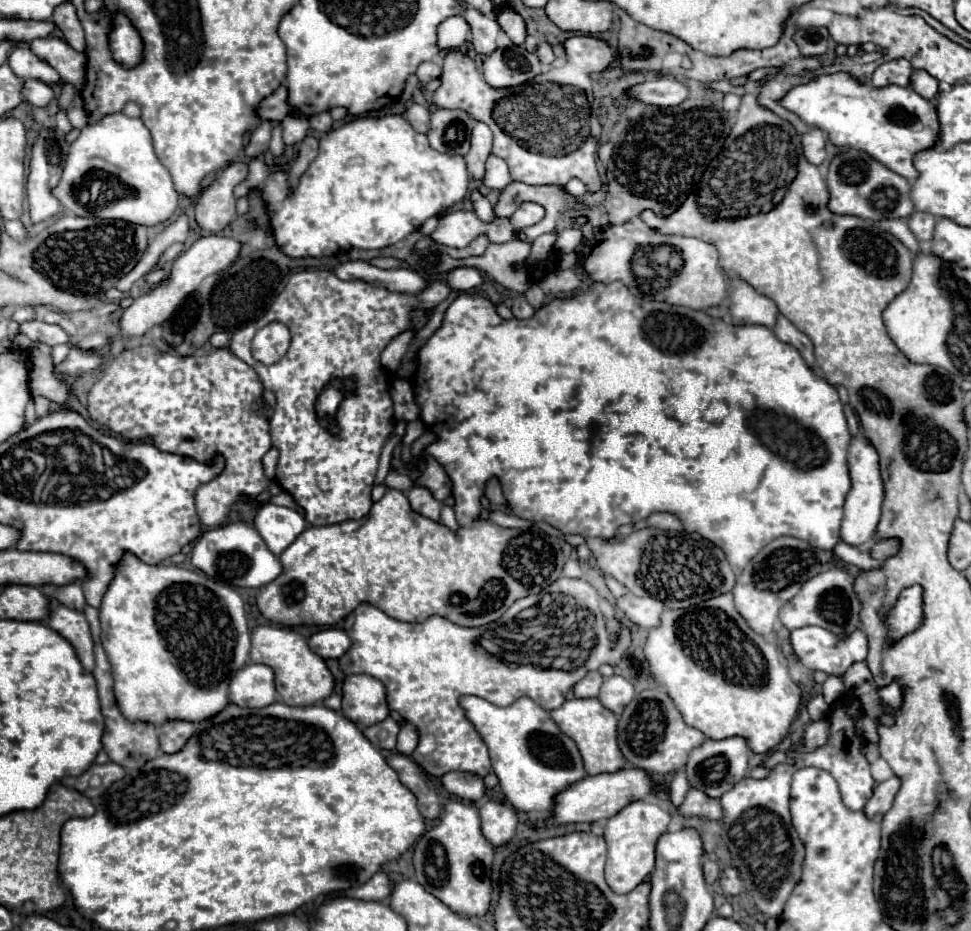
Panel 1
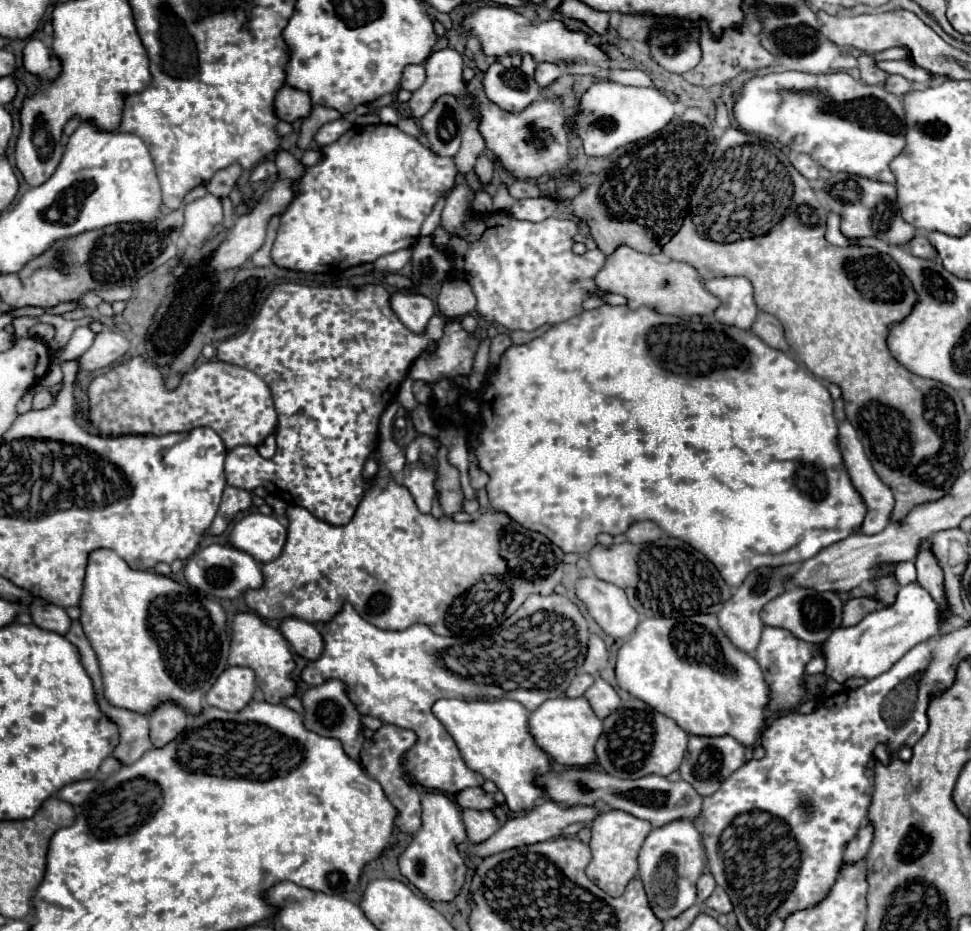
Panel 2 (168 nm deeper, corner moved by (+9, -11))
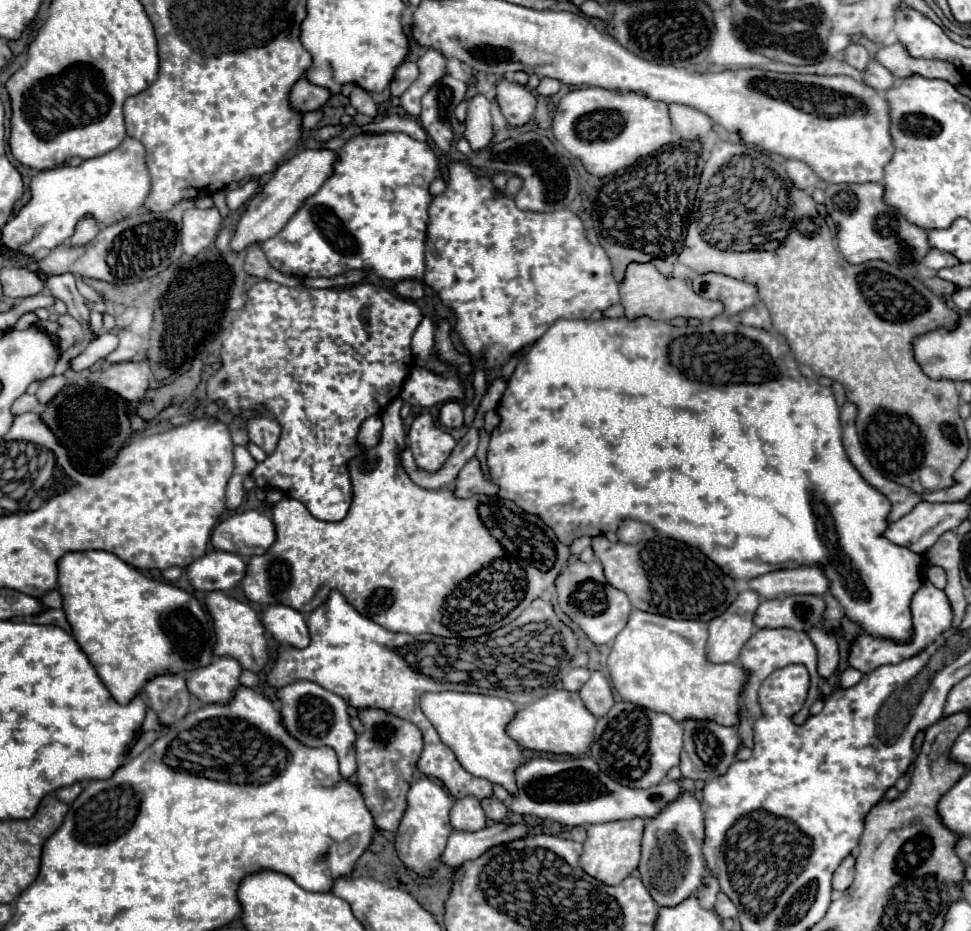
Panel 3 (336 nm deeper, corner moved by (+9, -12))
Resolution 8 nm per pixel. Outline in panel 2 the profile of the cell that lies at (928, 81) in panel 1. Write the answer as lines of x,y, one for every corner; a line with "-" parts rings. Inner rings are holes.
888,75
886,81
884,81
884,89
888,93
894,93
894,95
902,97
902,95
906,95
912,89
912,85
902,75

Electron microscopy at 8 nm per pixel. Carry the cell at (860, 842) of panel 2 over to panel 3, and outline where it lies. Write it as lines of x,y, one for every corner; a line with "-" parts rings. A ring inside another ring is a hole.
850,854
842,860
842,864
838,866
838,870
834,872
834,888
836,890
846,890
850,884
852,884
852,878
854,878
854,866
856,866
856,856

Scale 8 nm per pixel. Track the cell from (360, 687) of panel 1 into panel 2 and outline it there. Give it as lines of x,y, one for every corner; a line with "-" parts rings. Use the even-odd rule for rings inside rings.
328,679
322,685
310,687
308,691
302,693
302,707
304,707
304,727
312,733
318,733
322,737
334,737
342,743
346,755
350,759
358,759
360,747
362,747
362,723
360,723
360,713
356,711
356,707
352,707
352,701
348,699
348,695
344,695
344,683
340,683
338,679

